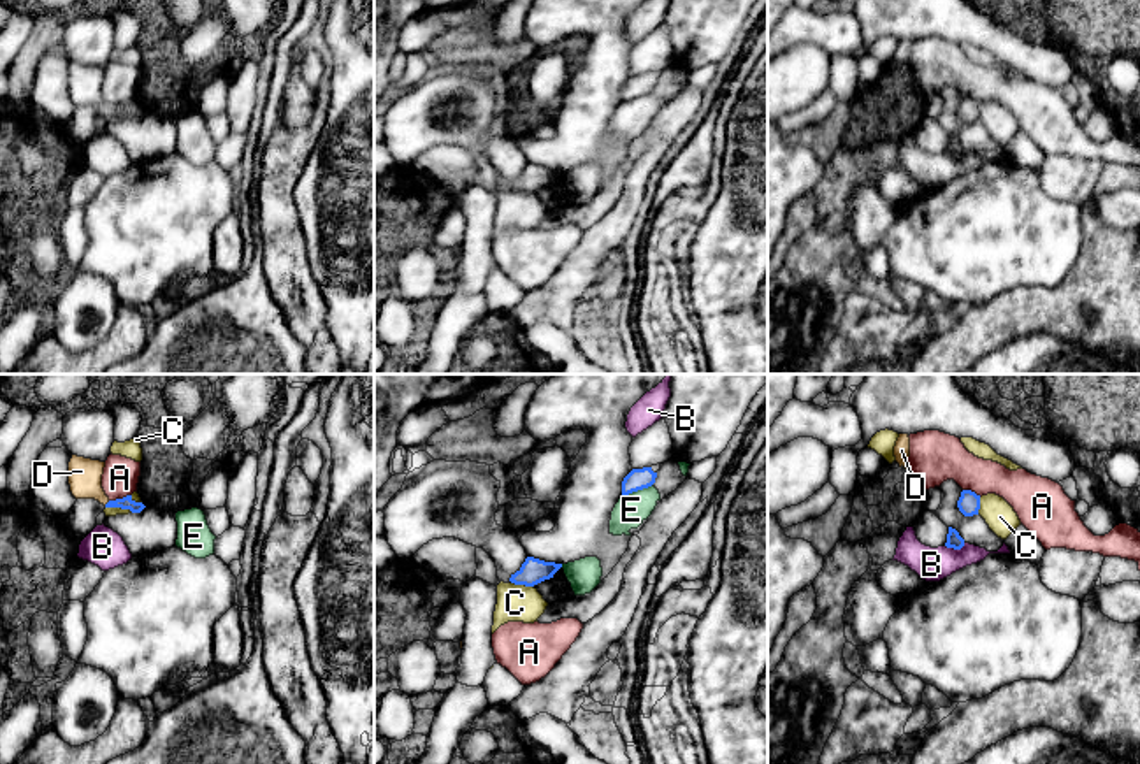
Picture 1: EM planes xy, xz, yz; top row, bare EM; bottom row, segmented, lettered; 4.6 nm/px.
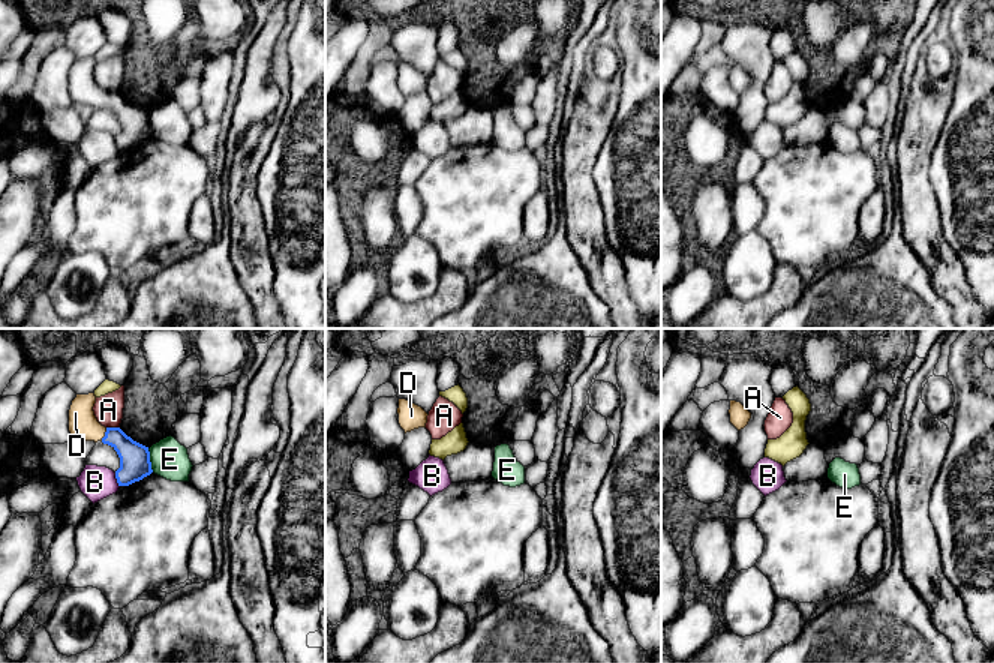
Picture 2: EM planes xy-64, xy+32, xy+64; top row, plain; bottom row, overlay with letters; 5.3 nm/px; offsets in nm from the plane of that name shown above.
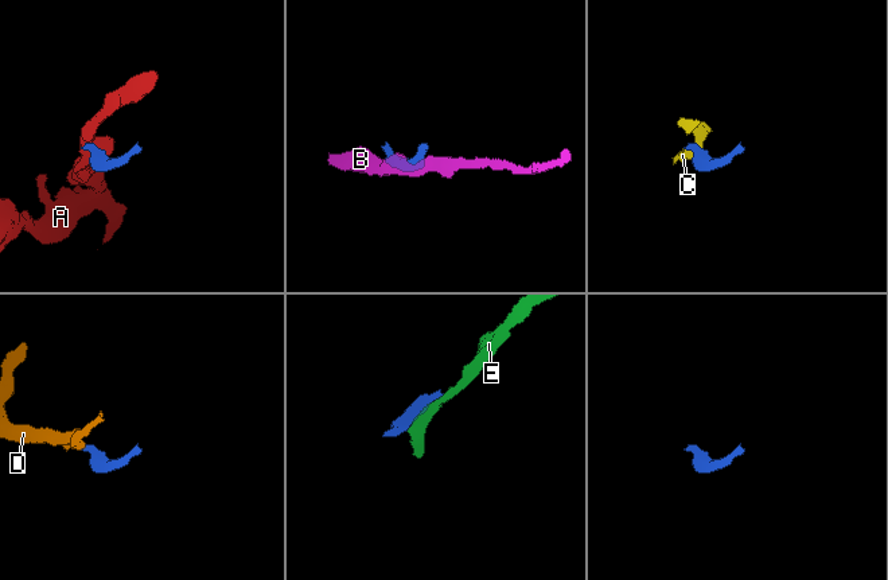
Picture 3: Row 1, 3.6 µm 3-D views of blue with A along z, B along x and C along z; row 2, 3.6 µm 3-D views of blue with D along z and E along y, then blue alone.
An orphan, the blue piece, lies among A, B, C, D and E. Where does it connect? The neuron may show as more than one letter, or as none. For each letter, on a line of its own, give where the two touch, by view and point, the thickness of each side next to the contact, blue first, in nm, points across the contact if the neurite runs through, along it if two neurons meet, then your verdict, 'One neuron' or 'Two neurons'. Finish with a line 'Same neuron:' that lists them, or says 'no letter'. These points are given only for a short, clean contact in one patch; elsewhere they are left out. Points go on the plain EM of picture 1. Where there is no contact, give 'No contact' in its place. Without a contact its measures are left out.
A: Touches blue at xy (120, 106). Thickness 60 nm (blue) against 170 nm. Boundary: xy (130, 100), (109, 108). Two neurons
B: Touches blue at yz (954, 155). Thickness 70 nm (blue) against 160 nm. Two neurons
C: Touches blue at xz (522, 190). Thickness 120 nm (blue) against 180 nm. Boundary: xz (512, 188), (533, 194). Two neurons
D: Touches blue at xy (108, 109). Thickness 60 nm (blue) against 160 nm. Path across: xy (125, 109), (108, 109), (85, 83). One neuron
E: Touches blue at xz (636, 97). Thickness 100 nm (blue) against 150 nm. Two neurons
Same neuron: D

